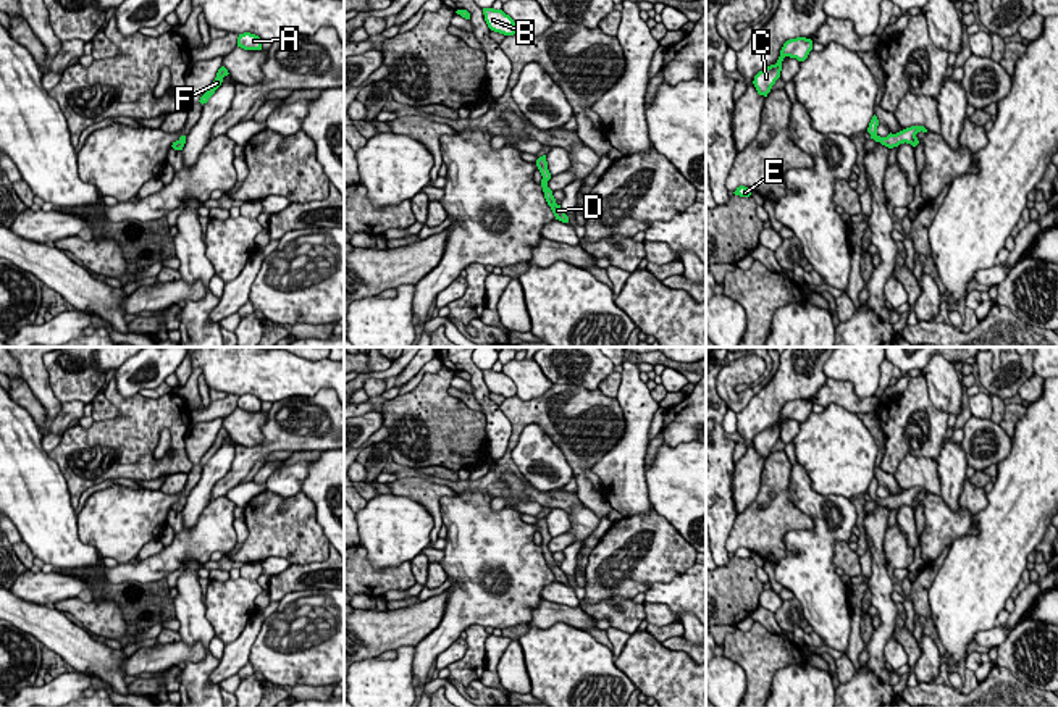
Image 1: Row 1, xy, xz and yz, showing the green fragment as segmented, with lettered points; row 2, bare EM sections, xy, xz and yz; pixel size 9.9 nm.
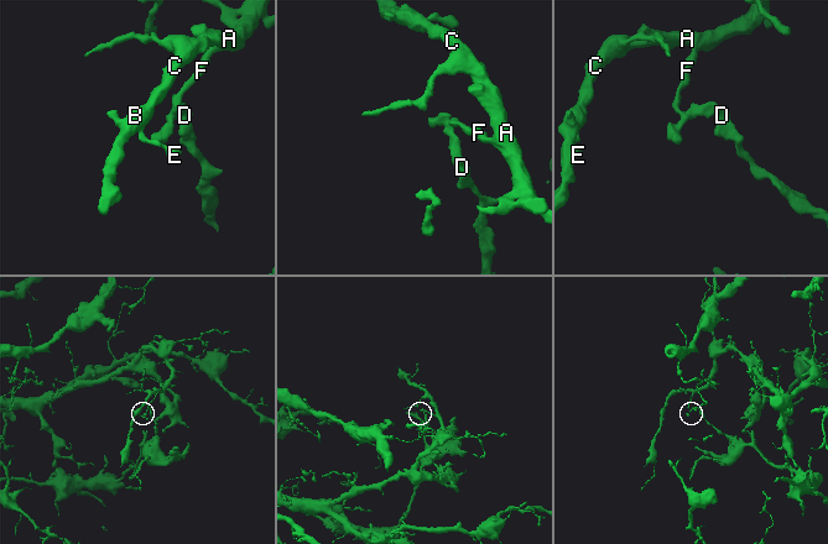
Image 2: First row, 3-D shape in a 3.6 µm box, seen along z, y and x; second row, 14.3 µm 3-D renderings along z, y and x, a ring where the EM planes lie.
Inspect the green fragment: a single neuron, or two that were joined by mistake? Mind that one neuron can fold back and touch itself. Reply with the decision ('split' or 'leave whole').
split

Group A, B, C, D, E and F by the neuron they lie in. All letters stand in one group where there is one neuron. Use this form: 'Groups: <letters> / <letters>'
Groups: A B C E F / D

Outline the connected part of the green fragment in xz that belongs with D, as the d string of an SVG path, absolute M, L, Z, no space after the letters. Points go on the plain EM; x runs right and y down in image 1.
M543 534L543 542L541 542L541 549L544 554L544 560L548 563L548 567L551 568L556 581L562 583L562 584L569 584L569 578L565 576L565 573L560 570L560 567L556 565L556 560L552 557L552 552L548 549L548 542L551 541L551 534Z

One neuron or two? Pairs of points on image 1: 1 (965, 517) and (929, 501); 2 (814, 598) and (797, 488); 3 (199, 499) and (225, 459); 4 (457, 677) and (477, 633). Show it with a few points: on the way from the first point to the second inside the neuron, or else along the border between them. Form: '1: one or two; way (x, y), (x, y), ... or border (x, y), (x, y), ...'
1: one; way (957, 517), (945, 517), (937, 509)
2: one; way (814, 570), (814, 548), (821, 541), (821, 515)
3: one; way (202, 489), (218, 468)
4: one; way (469, 665), (475, 657), (475, 644)

